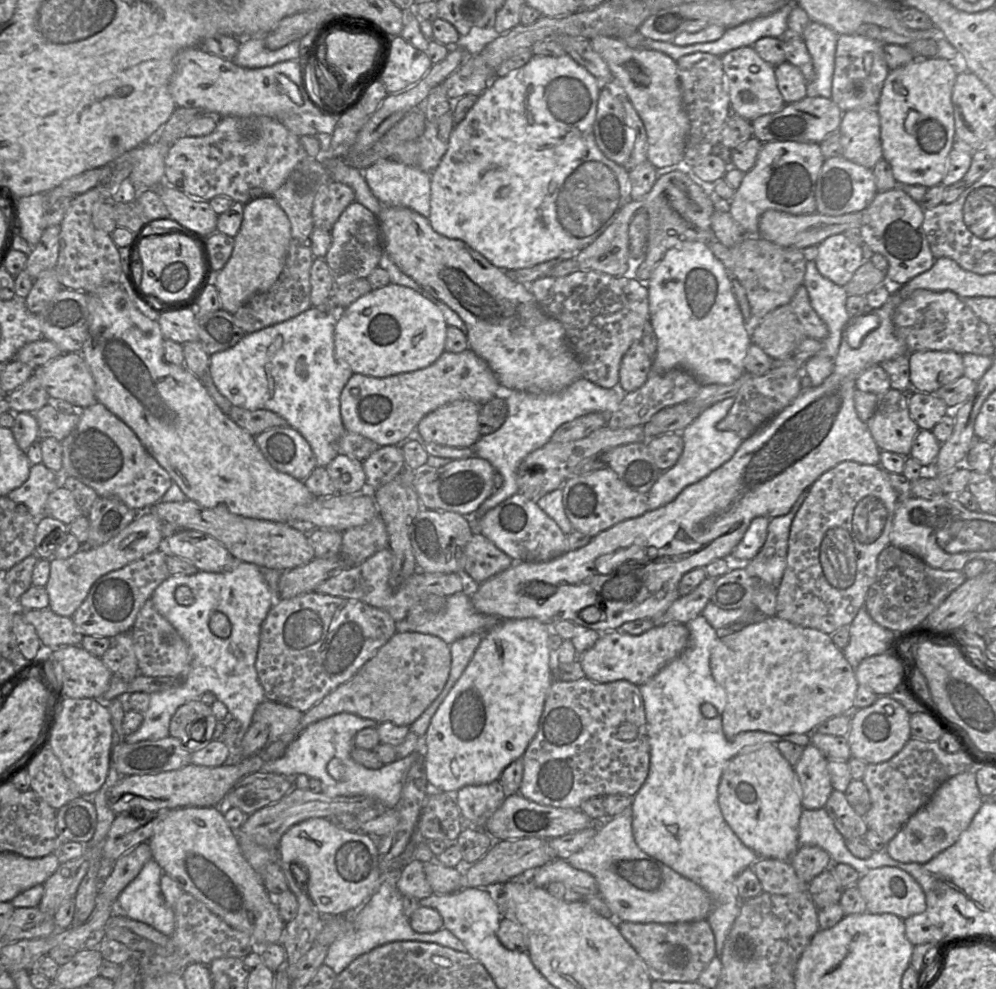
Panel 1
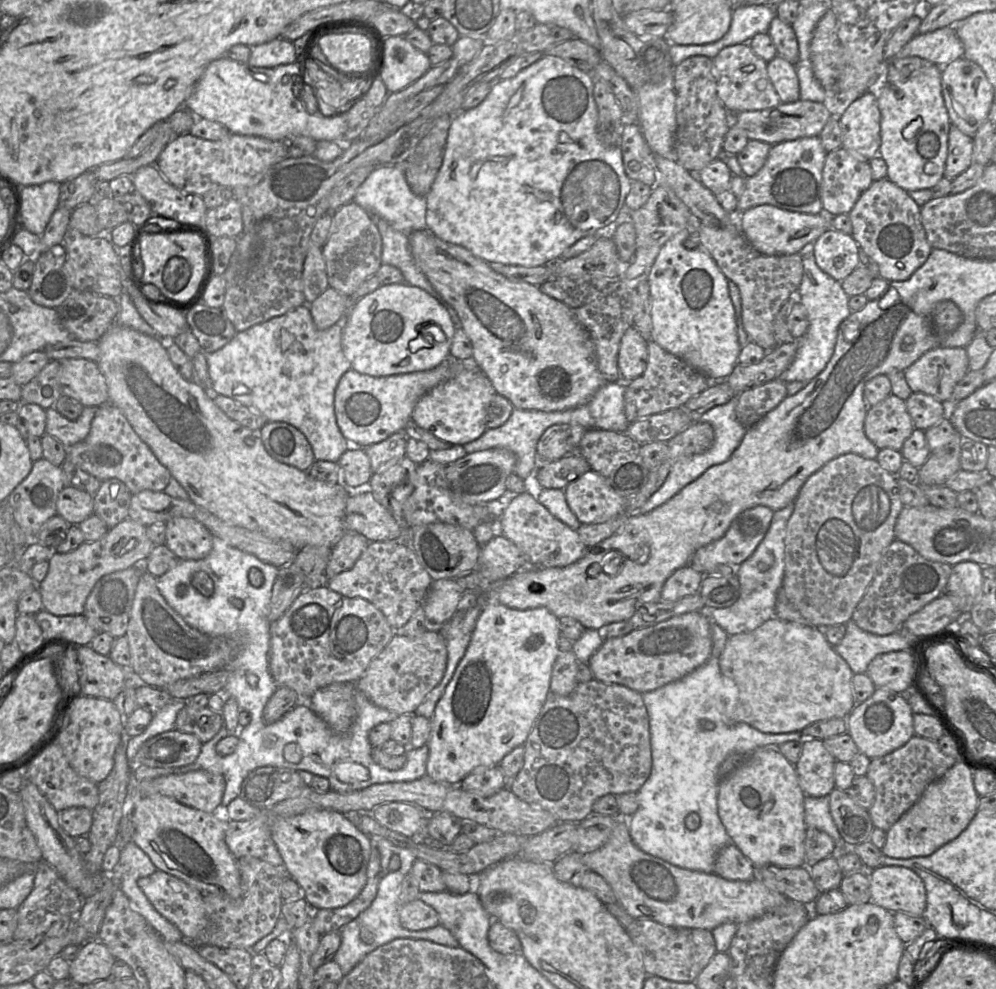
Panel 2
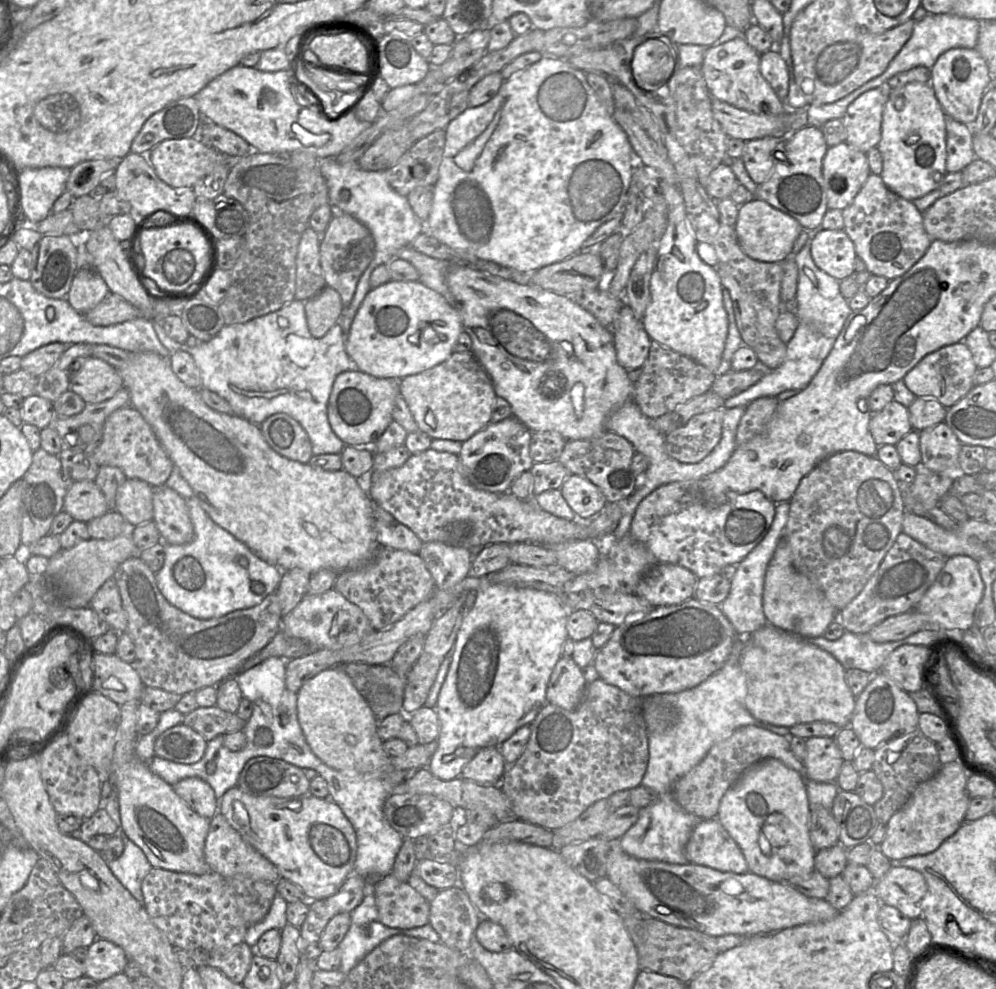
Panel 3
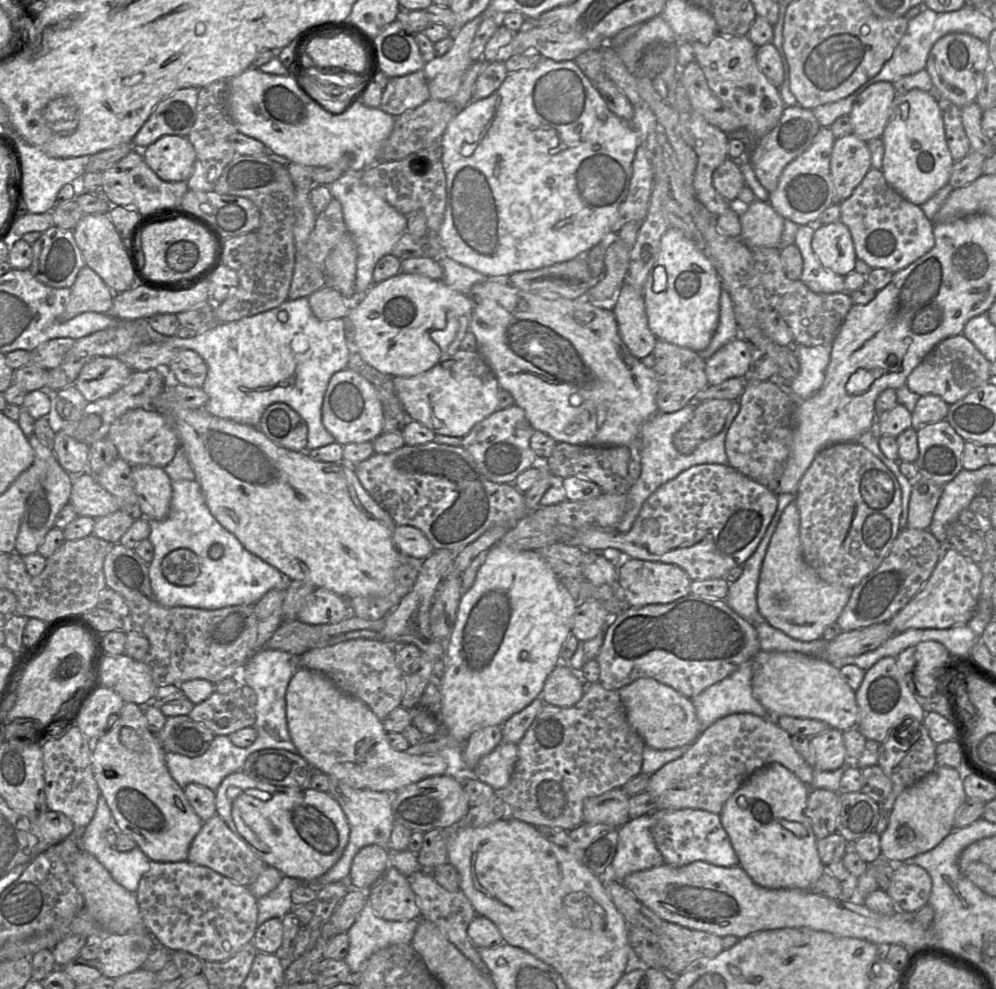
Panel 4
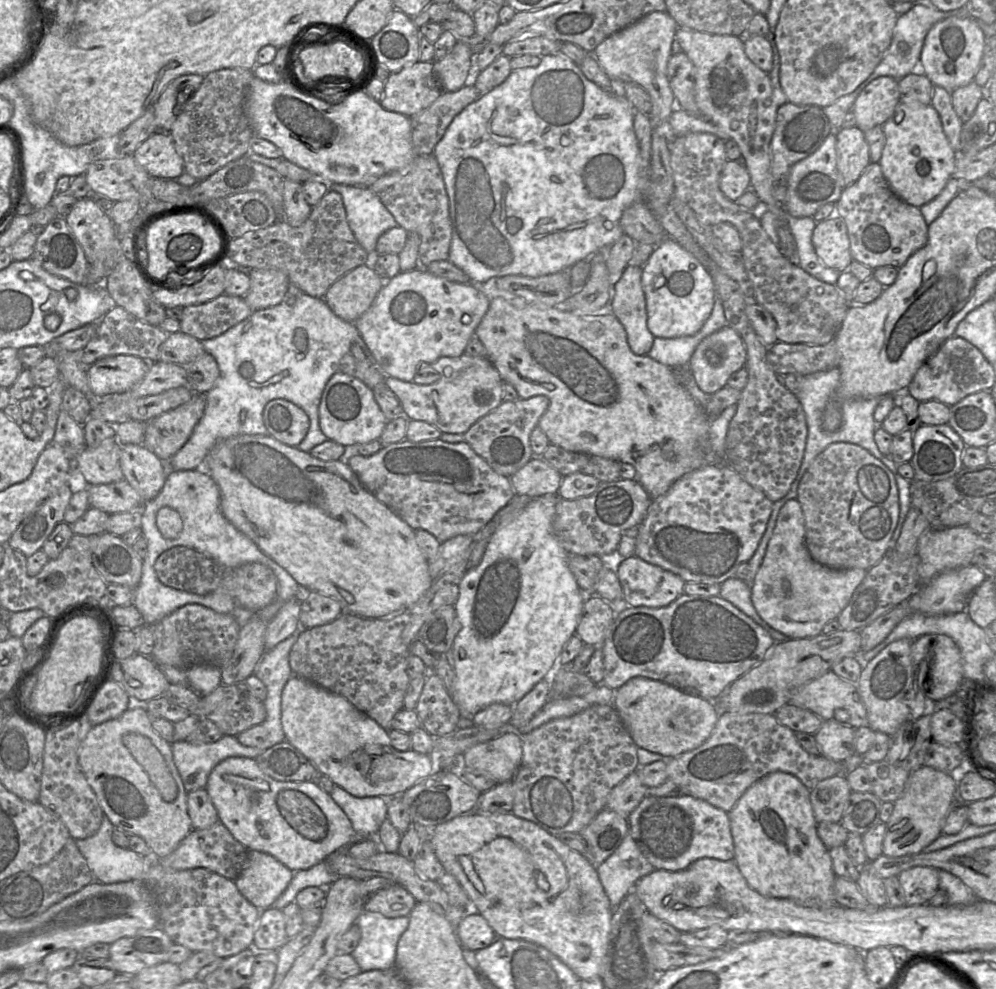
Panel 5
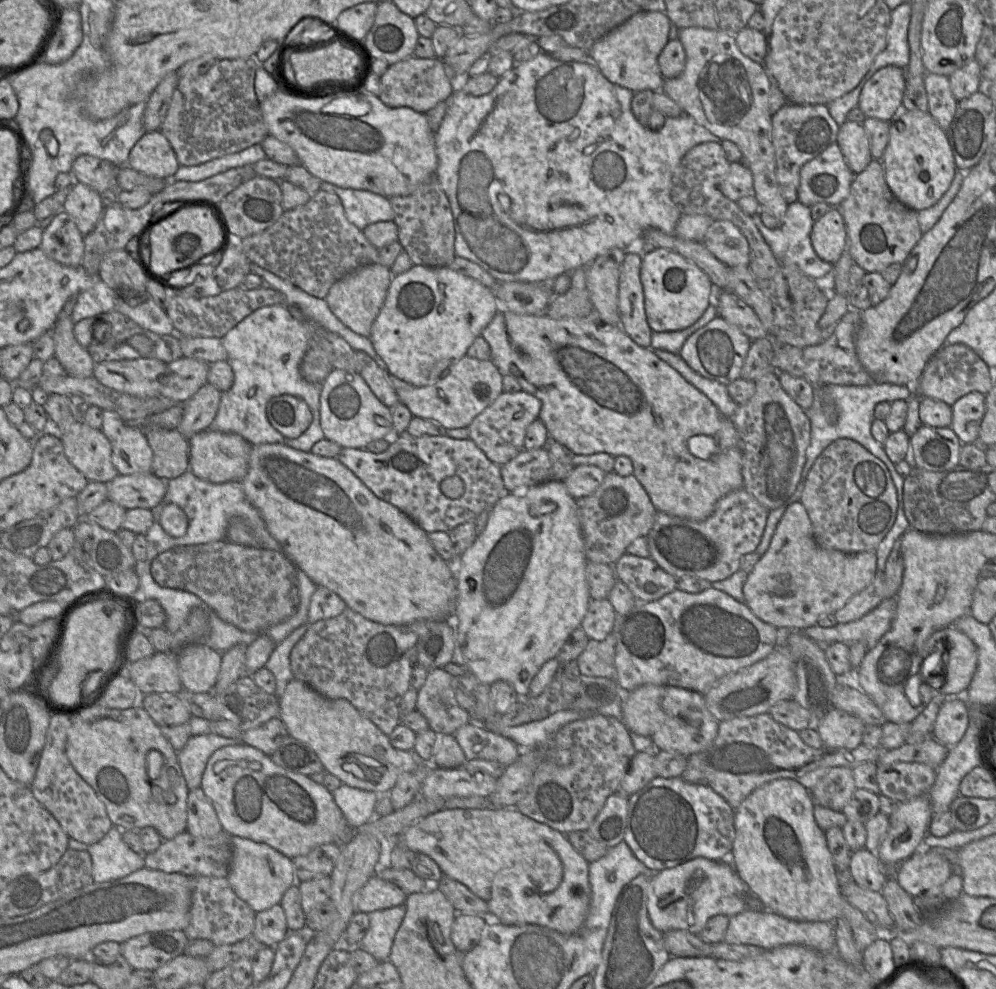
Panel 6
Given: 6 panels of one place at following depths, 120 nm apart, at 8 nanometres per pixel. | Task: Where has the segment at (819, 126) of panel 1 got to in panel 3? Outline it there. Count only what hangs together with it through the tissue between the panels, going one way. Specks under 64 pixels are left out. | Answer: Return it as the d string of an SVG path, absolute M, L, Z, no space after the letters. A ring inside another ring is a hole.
M713 97L712 112L729 138L747 142L765 137L788 137L795 133L790 131L788 113L755 114Z

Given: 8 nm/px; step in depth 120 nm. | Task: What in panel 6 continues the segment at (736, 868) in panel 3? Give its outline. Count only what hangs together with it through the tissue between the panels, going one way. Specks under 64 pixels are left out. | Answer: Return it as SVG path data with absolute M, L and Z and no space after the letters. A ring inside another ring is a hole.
M657 776L628 797L628 826L623 841L650 873L698 857L728 861L734 840L735 809L708 785Z

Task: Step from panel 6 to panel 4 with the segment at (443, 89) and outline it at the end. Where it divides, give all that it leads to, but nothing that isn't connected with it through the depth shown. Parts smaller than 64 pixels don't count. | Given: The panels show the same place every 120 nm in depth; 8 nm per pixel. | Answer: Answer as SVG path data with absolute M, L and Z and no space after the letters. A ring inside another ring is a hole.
M423 69L404 76L390 78L385 87L380 109L396 117L430 99Z

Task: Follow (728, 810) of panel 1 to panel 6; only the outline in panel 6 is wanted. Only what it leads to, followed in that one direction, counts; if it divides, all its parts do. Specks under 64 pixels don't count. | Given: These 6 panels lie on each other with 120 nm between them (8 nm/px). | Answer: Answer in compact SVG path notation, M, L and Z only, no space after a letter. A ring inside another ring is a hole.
M776 779L755 789L735 809L735 840L730 862L764 909L801 922L833 922L844 918L851 928L860 927L866 916L841 894L840 873L828 849L825 832L815 821L814 805L810 791L794 779Z

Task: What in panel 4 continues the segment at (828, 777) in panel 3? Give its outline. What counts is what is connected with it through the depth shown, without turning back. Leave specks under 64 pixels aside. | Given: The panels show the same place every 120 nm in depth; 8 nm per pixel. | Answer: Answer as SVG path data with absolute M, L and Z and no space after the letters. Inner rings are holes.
M830 728L810 740L815 756L814 769L833 771L849 762L842 731Z

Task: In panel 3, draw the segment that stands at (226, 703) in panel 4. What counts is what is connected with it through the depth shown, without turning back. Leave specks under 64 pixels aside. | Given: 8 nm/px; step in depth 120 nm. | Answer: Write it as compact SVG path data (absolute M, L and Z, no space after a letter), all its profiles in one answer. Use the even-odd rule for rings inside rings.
M218 706L198 707L184 715L183 724L191 727L208 742L219 735L242 731L246 721L237 713L229 713Z

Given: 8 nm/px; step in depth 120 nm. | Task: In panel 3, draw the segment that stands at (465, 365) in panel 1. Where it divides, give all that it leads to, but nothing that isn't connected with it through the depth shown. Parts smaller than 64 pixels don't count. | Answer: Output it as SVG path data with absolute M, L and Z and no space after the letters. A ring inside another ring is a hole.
M357 369L339 374L330 393L329 424L346 446L371 446L393 420L393 406L400 394L398 379L376 378Z

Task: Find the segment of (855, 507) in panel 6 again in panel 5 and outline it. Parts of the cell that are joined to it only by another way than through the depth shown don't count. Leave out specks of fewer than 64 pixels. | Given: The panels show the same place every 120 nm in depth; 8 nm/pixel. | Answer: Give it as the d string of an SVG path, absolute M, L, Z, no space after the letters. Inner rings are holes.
M829 445L803 475L797 498L806 530L806 546L819 564L835 570L869 570L881 561L899 519L899 493L894 474L859 445Z

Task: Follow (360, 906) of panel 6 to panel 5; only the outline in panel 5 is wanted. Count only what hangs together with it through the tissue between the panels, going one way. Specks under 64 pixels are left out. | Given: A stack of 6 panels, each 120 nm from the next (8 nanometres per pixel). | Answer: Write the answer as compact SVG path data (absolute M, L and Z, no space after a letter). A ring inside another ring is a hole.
M391 883L367 897L363 902L363 910L379 913L387 918L409 916L416 900L402 886Z

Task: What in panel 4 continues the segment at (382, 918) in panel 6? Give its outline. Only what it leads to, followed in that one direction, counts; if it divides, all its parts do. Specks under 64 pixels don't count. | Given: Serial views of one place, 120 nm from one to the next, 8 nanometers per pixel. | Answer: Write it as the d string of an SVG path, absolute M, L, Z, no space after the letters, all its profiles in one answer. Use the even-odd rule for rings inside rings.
M367 903L347 931L348 952L343 959L351 973L360 973L368 958L393 944L410 943L419 921L387 921L378 917Z

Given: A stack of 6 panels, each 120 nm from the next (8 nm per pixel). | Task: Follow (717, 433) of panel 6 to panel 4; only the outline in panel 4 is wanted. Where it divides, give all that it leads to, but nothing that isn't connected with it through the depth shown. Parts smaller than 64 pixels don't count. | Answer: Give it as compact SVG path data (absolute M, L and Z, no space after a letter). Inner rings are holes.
M489 278L486 282L473 286L467 296L473 305L469 330L477 339L477 351L492 369L500 388L508 391L513 396L515 405L524 410L534 430L549 435L558 443L606 447L635 447L638 444L642 425L658 413L656 396L659 382L655 371L646 367L641 360L634 357L622 341L613 310L597 308L585 298L572 300L560 296L526 292L509 284L506 278Z

